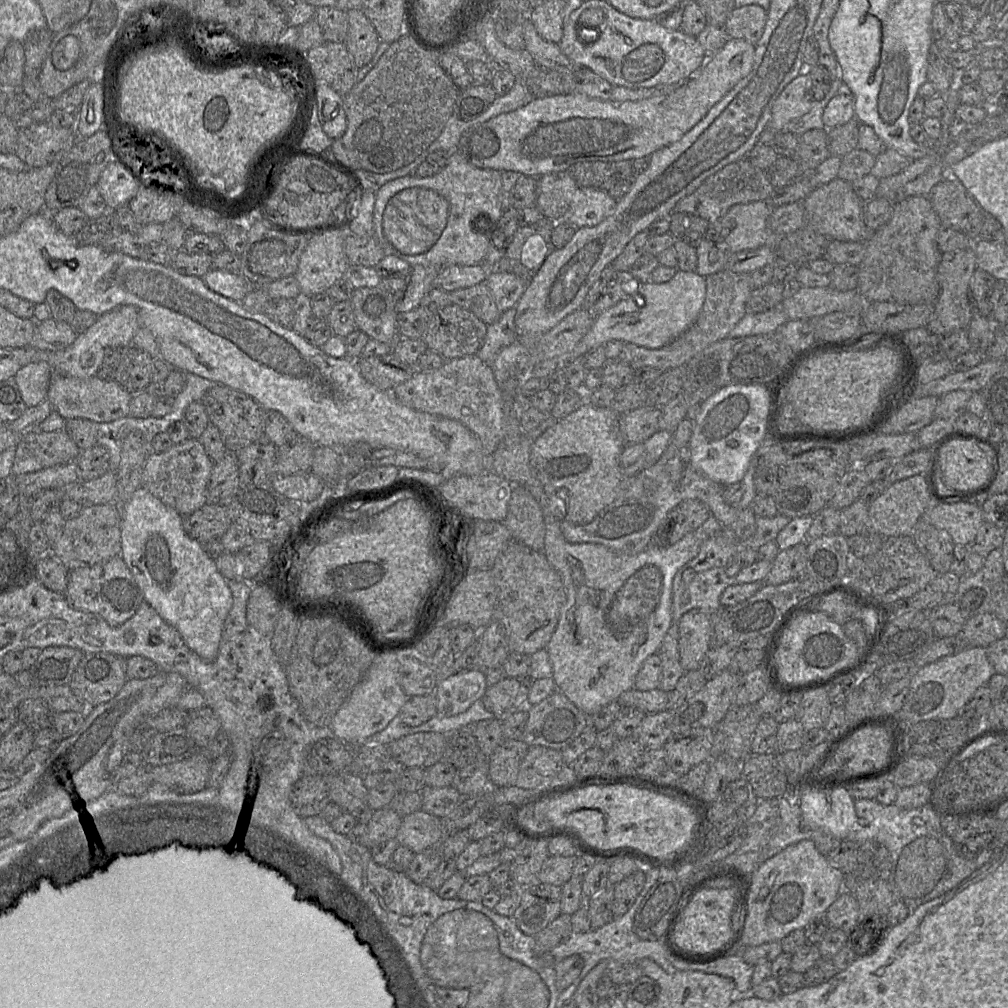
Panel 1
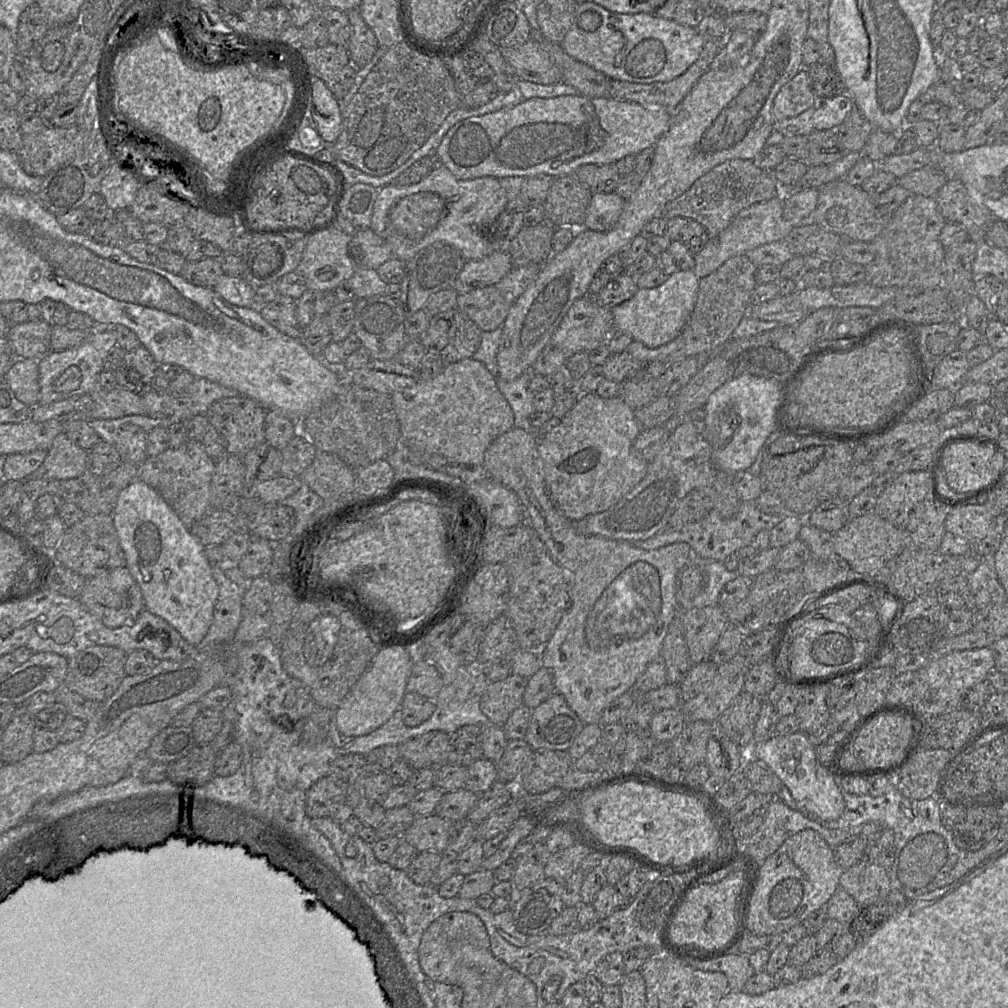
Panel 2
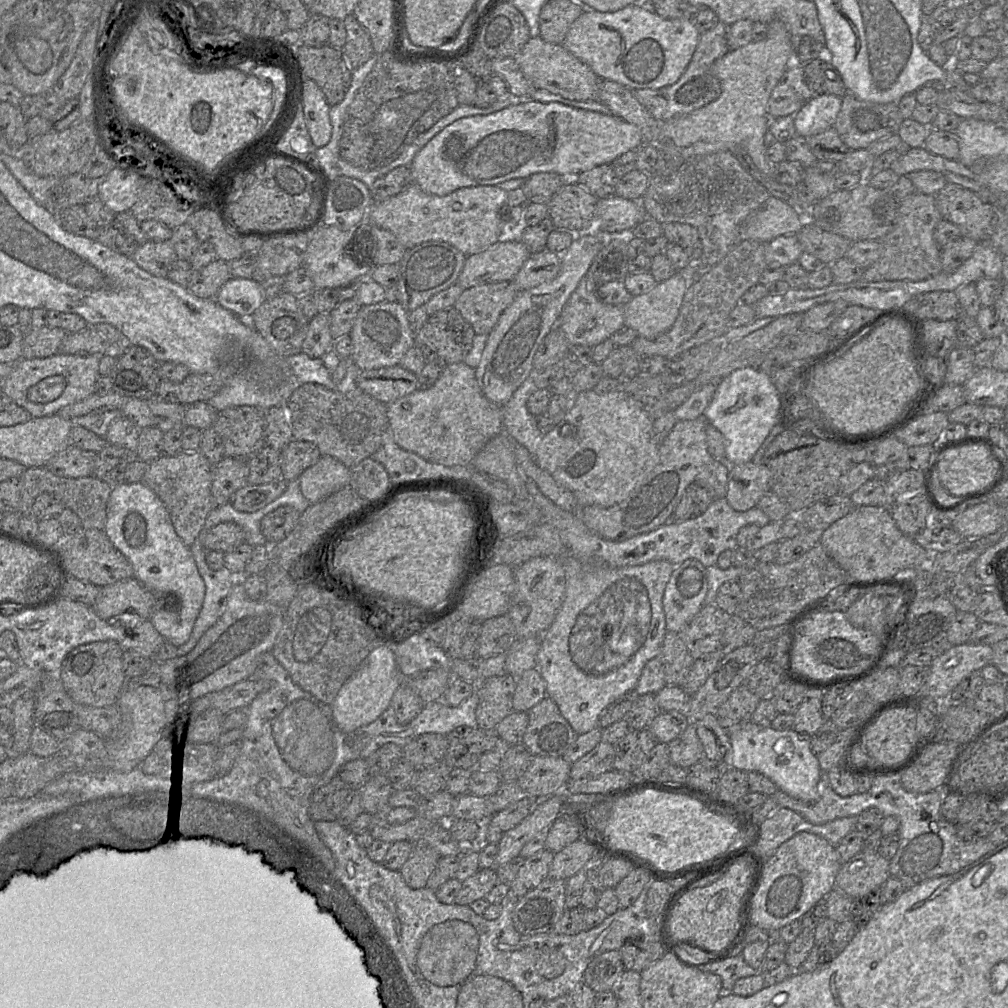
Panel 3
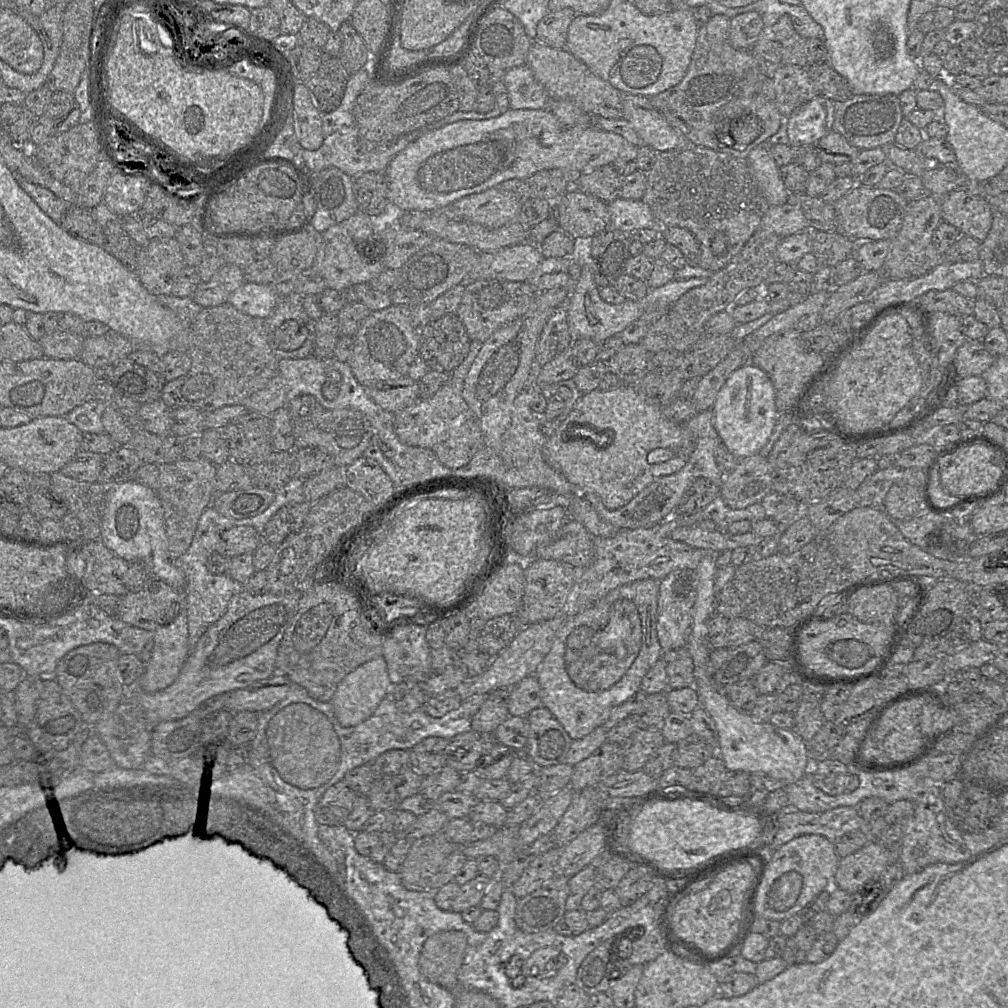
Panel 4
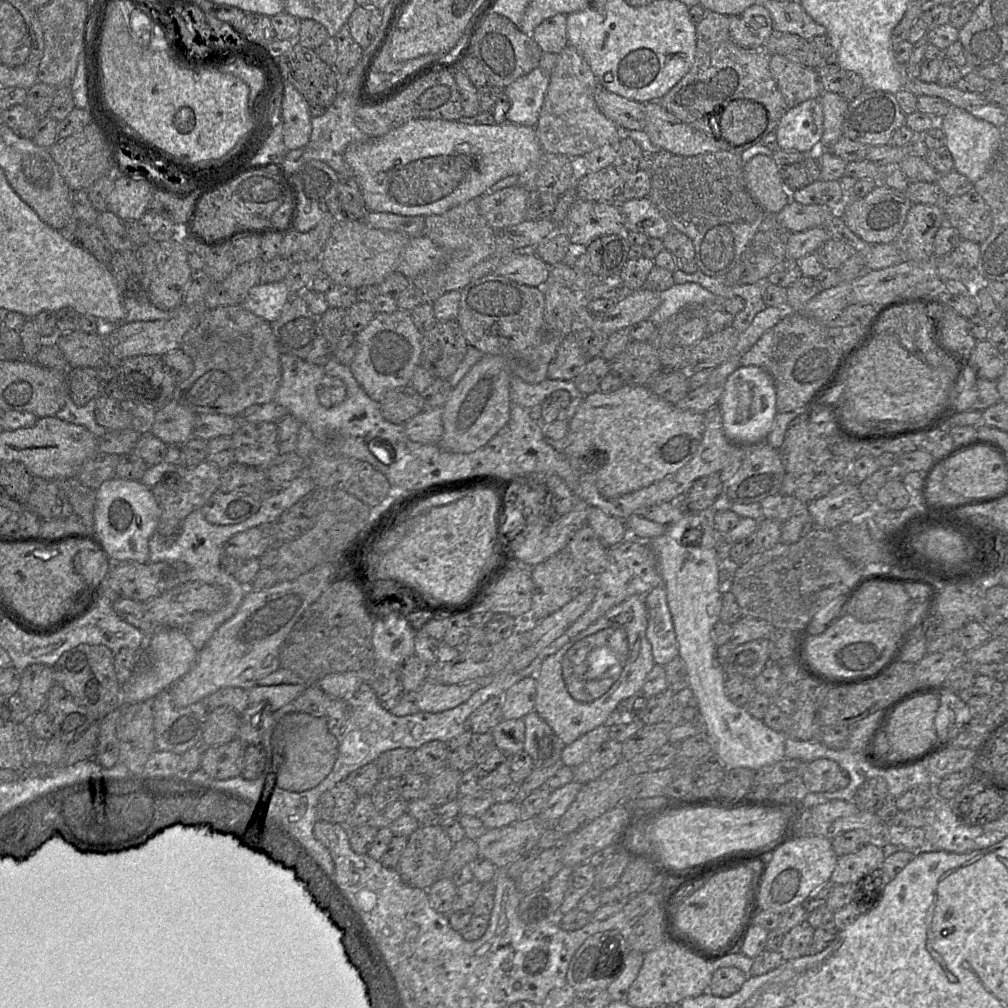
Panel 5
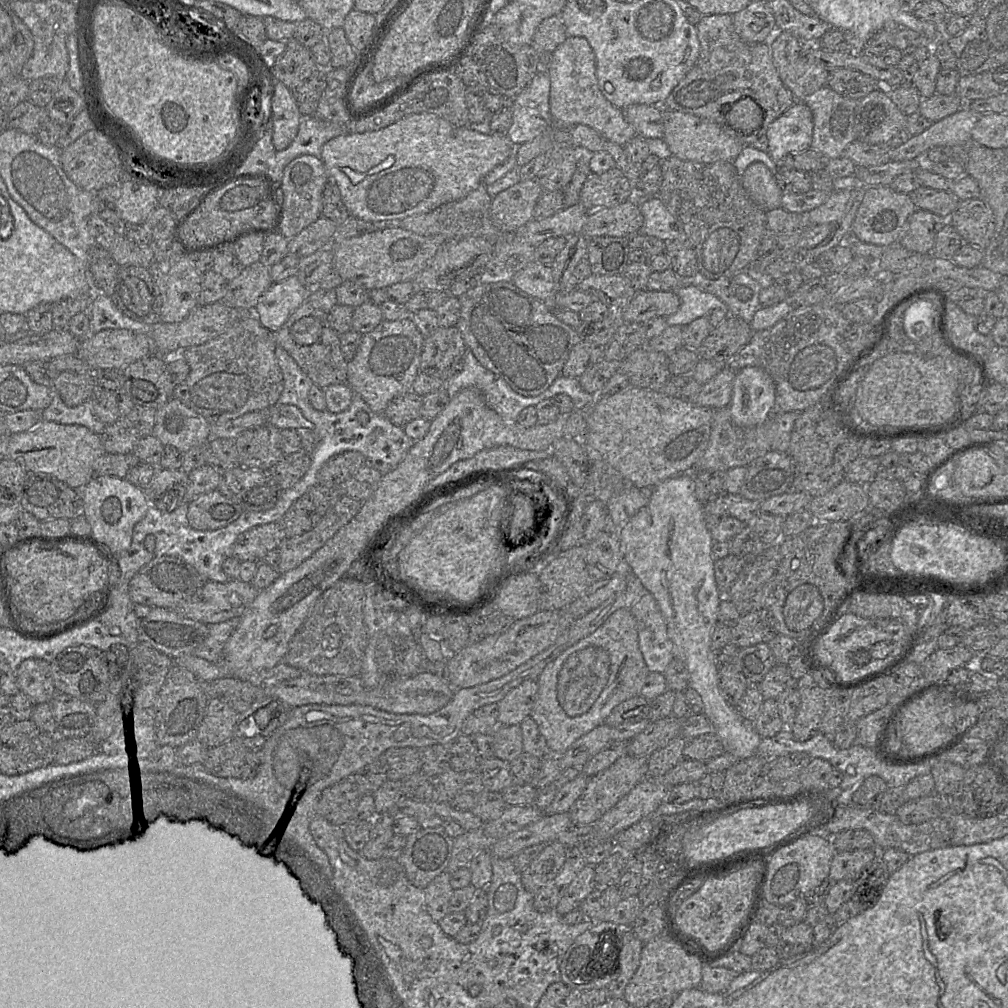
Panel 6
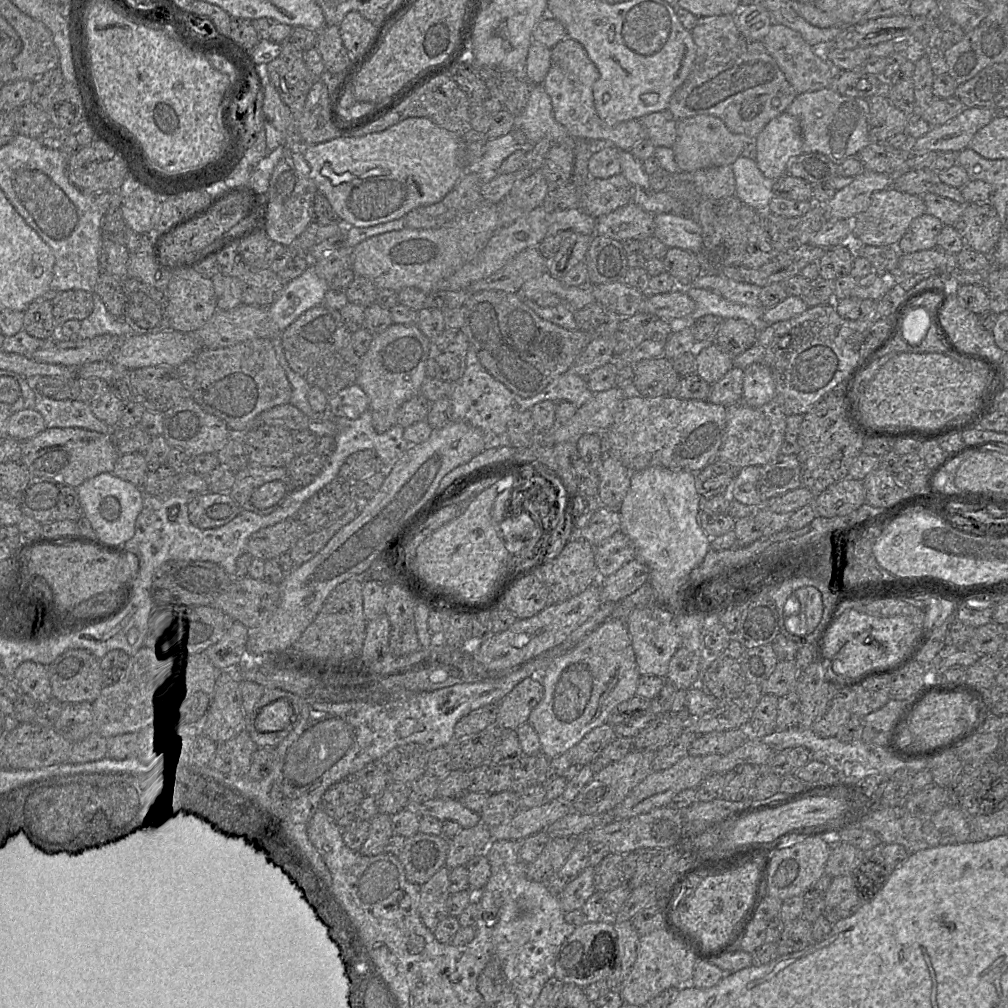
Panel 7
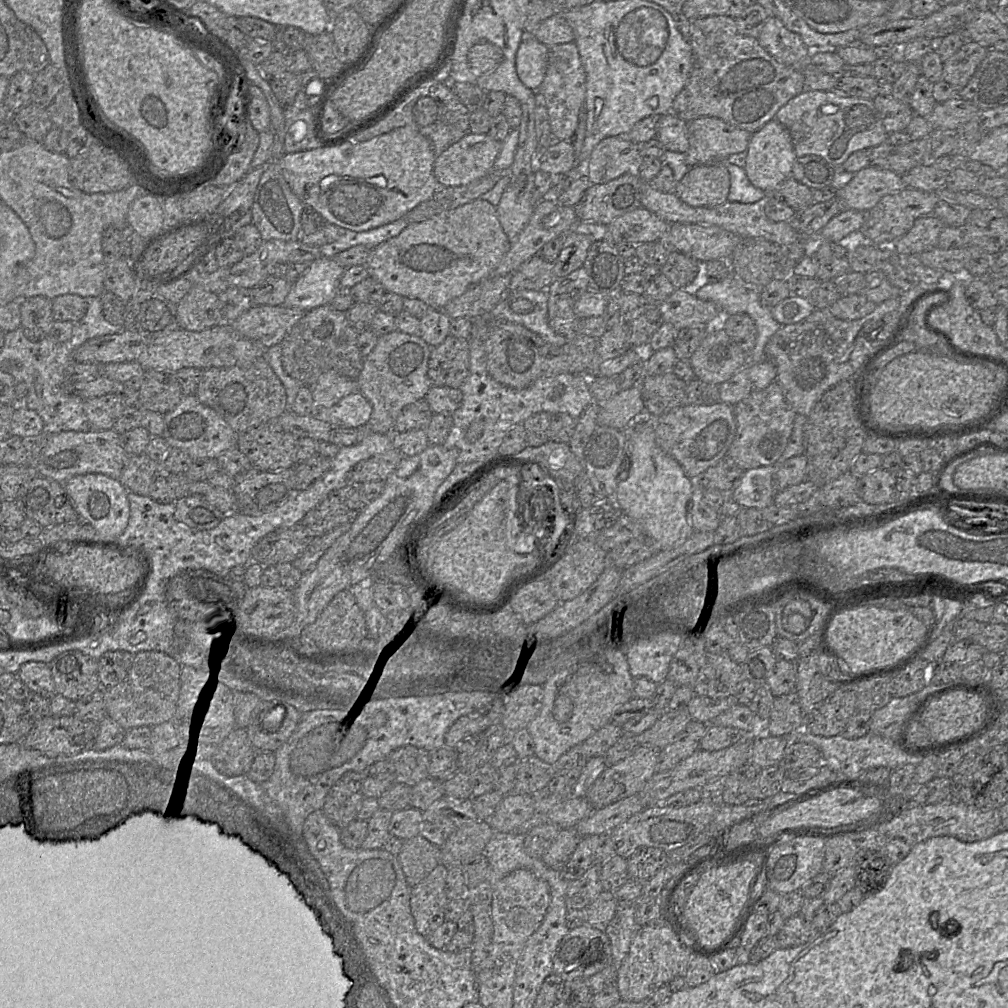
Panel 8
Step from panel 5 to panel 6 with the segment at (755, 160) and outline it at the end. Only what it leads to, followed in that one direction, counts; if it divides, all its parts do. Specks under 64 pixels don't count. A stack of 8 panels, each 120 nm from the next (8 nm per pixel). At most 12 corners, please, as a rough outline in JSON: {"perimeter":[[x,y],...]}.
{"perimeter":[[764,163],[750,164],[742,185],[764,211],[781,207],[783,192]]}

